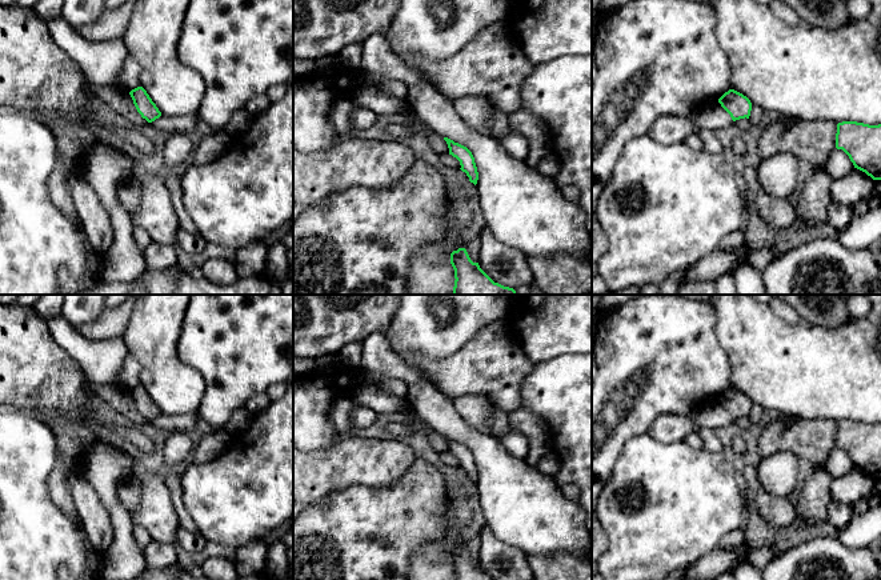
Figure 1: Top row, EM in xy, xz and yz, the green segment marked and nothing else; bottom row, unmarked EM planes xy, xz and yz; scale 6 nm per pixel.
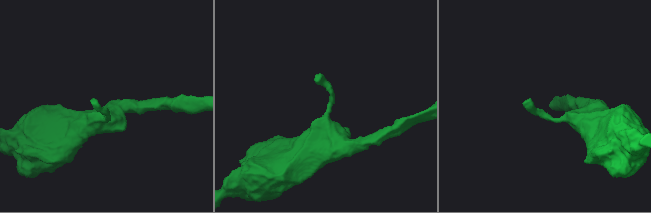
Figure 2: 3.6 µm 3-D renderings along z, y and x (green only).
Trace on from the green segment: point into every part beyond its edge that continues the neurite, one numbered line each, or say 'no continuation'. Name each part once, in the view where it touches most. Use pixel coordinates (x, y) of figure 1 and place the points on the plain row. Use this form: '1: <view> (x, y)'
no continuation

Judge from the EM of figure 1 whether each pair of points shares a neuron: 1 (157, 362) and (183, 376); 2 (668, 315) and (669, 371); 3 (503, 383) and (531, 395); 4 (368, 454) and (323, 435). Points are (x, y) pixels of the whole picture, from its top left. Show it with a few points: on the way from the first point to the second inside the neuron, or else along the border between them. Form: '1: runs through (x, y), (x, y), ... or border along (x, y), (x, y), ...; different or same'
1: runs through (164, 368), (172, 376), (176, 376); same
2: runs through (668, 328), (669, 358); same
3: border along (533, 364), (520, 387), (520, 406); different
4: border along (339, 440), (327, 448), (308, 452); different

